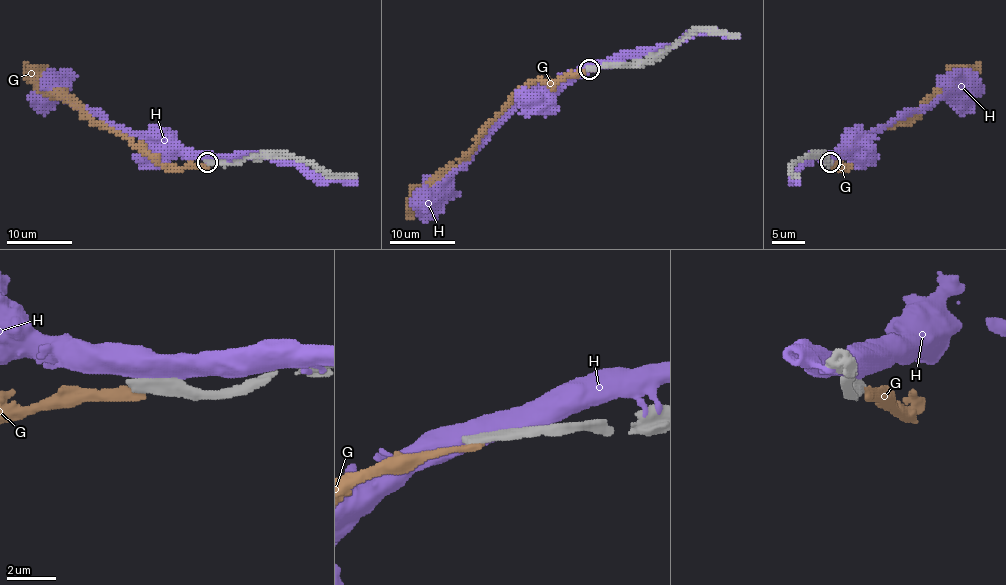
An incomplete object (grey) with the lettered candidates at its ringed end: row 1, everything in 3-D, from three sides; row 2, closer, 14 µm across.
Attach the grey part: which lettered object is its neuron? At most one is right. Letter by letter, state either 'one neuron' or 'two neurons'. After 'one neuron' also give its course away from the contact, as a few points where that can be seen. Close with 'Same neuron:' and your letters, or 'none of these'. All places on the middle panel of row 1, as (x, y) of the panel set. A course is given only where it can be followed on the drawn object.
G: two neurons
H: two neurons
Same neuron: none of these

